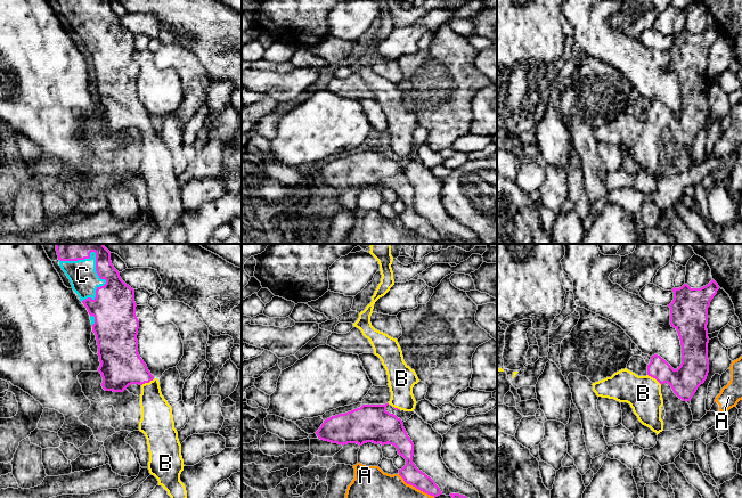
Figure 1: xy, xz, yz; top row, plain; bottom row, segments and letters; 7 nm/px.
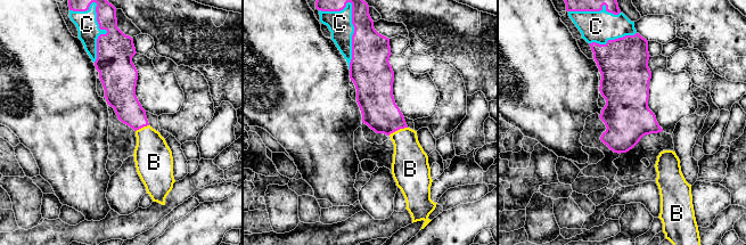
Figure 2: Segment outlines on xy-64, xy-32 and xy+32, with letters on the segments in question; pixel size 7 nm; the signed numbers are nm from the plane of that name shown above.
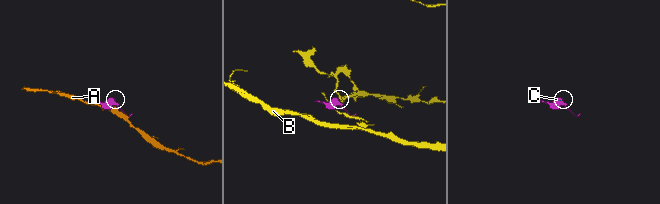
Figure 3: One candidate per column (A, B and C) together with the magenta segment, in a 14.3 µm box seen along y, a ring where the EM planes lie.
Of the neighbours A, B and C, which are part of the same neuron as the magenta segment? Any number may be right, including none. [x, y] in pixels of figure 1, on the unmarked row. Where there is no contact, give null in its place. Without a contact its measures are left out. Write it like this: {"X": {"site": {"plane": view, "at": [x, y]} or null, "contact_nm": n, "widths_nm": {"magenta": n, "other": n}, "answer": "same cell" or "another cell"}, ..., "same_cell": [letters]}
{"A": {"site": {"plane": "xz", "at": [416, 233]}, "contact_nm": 320, "widths_nm": {"magenta": 130, "other": 360}, "answer": "another cell"}, "B": {"site": {"plane": "yz", "at": [654, 122]}, "contact_nm": 130, "widths_nm": {"magenta": 200, "other": 240}, "answer": "same cell"}, "C": {"site": {"plane": "xy", "at": [106, 27]}, "contact_nm": 340, "widths_nm": {"magenta": 300, "other": 200}, "answer": "same cell"}, "same_cell": ["B", "C"]}

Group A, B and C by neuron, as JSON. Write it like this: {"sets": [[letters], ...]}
{"sets": [["A"], ["B", "C"]]}

